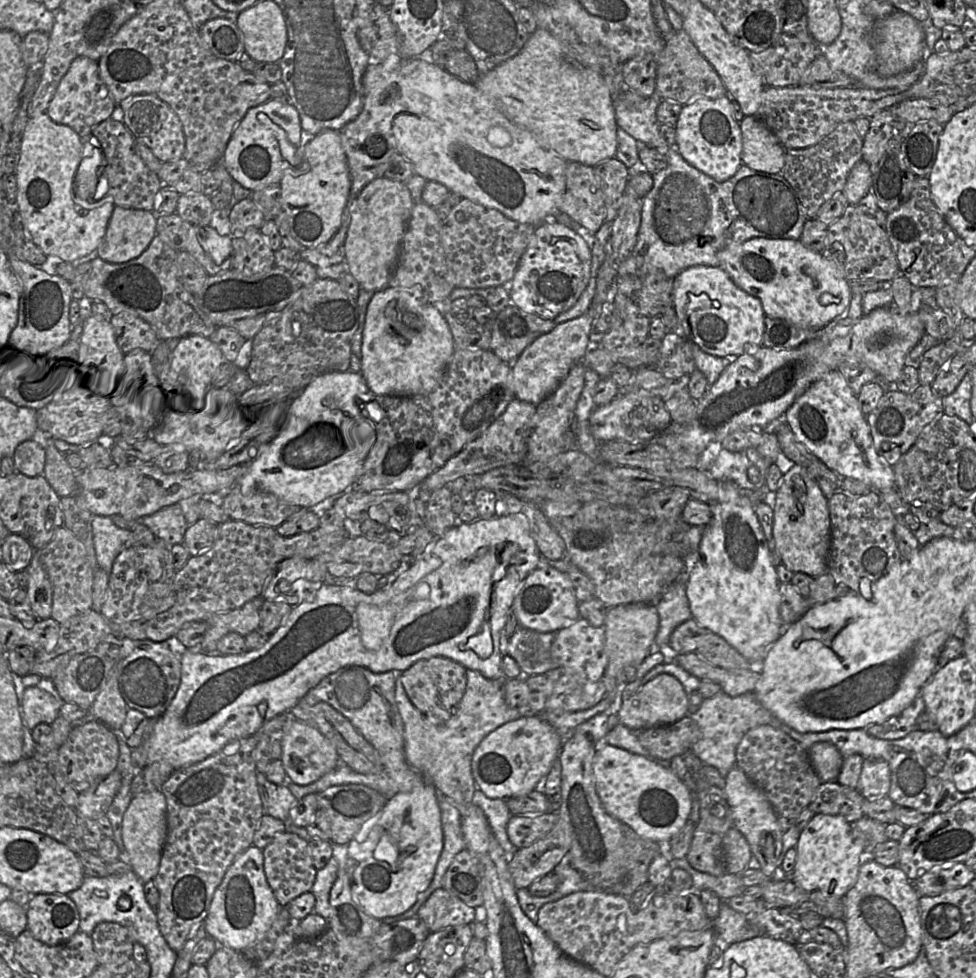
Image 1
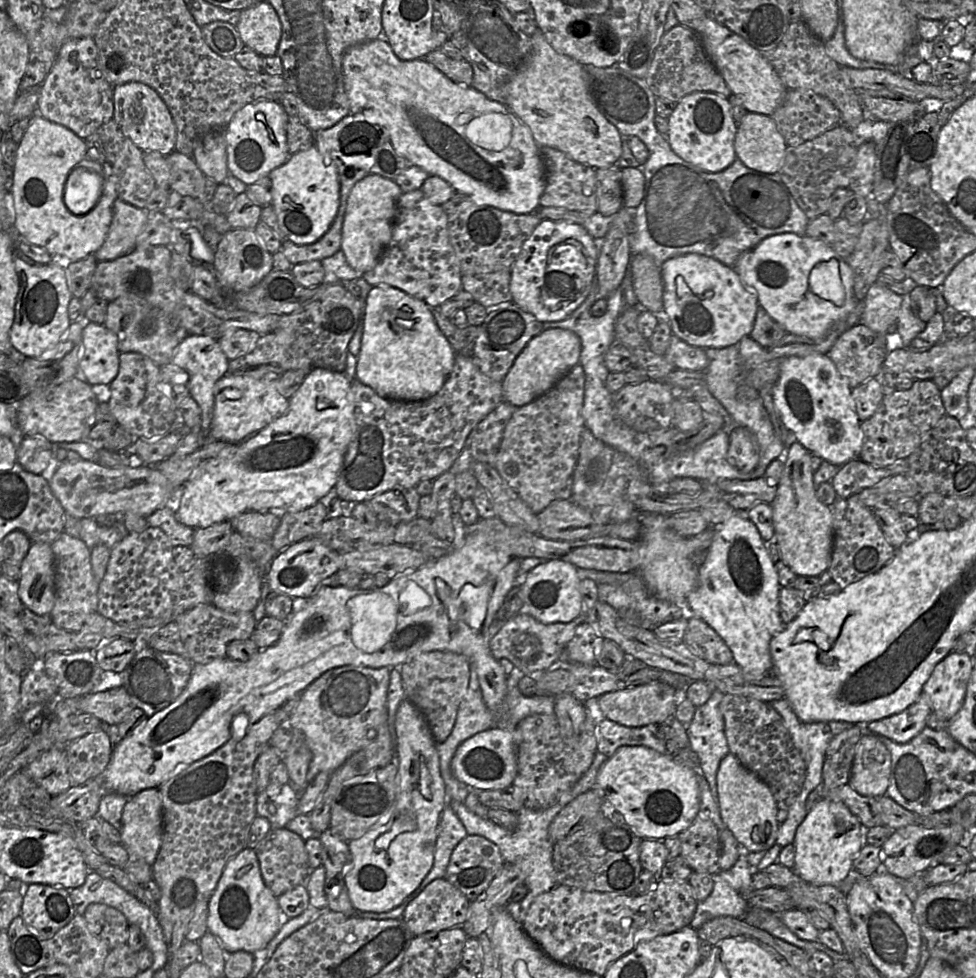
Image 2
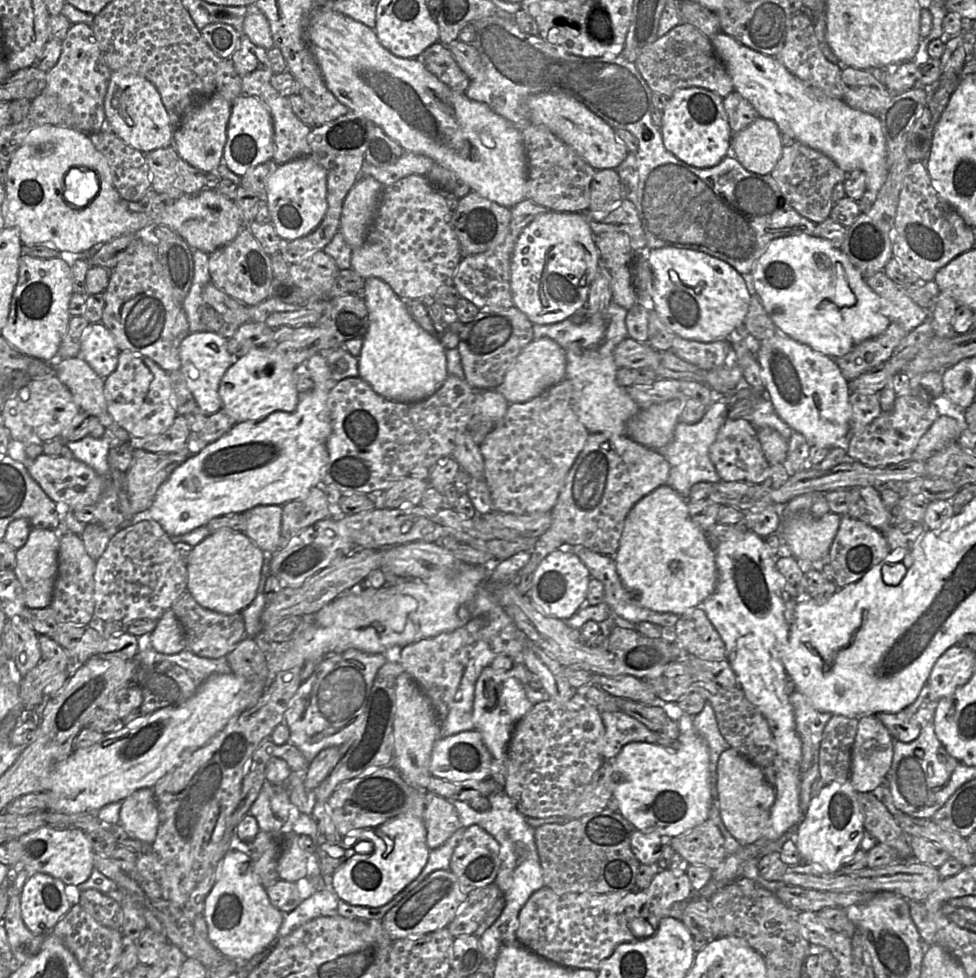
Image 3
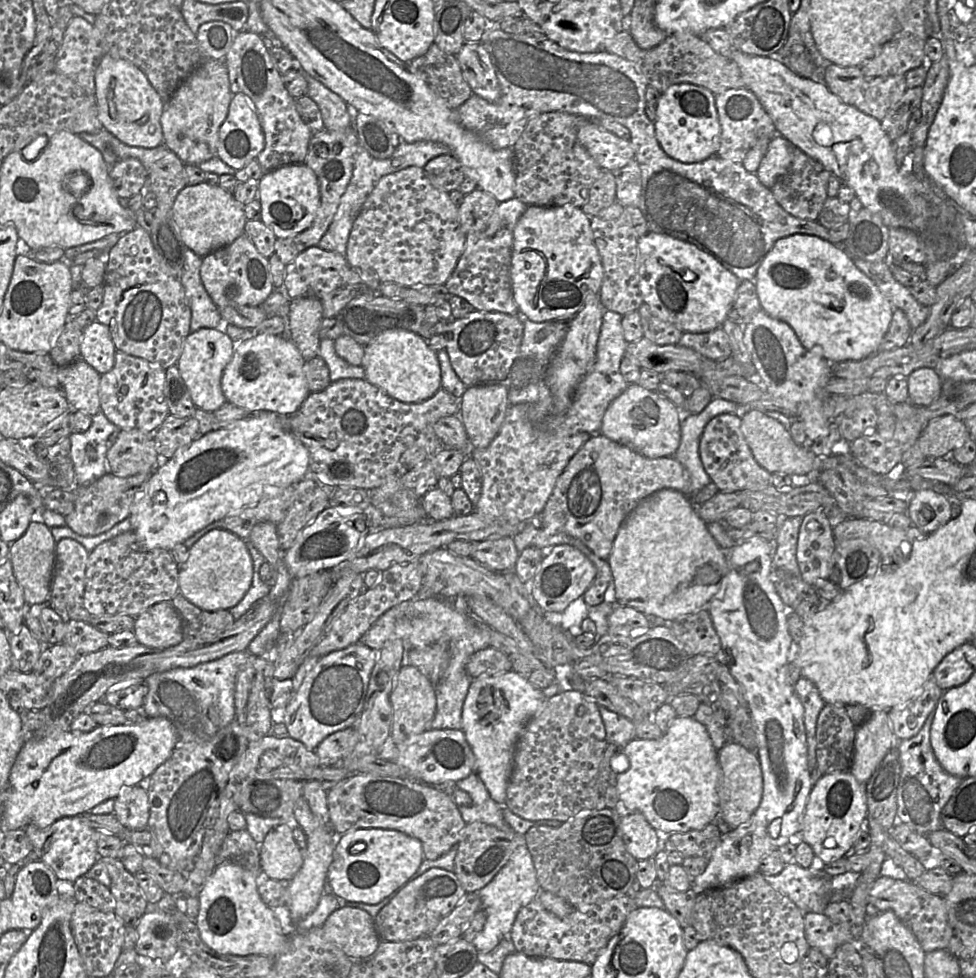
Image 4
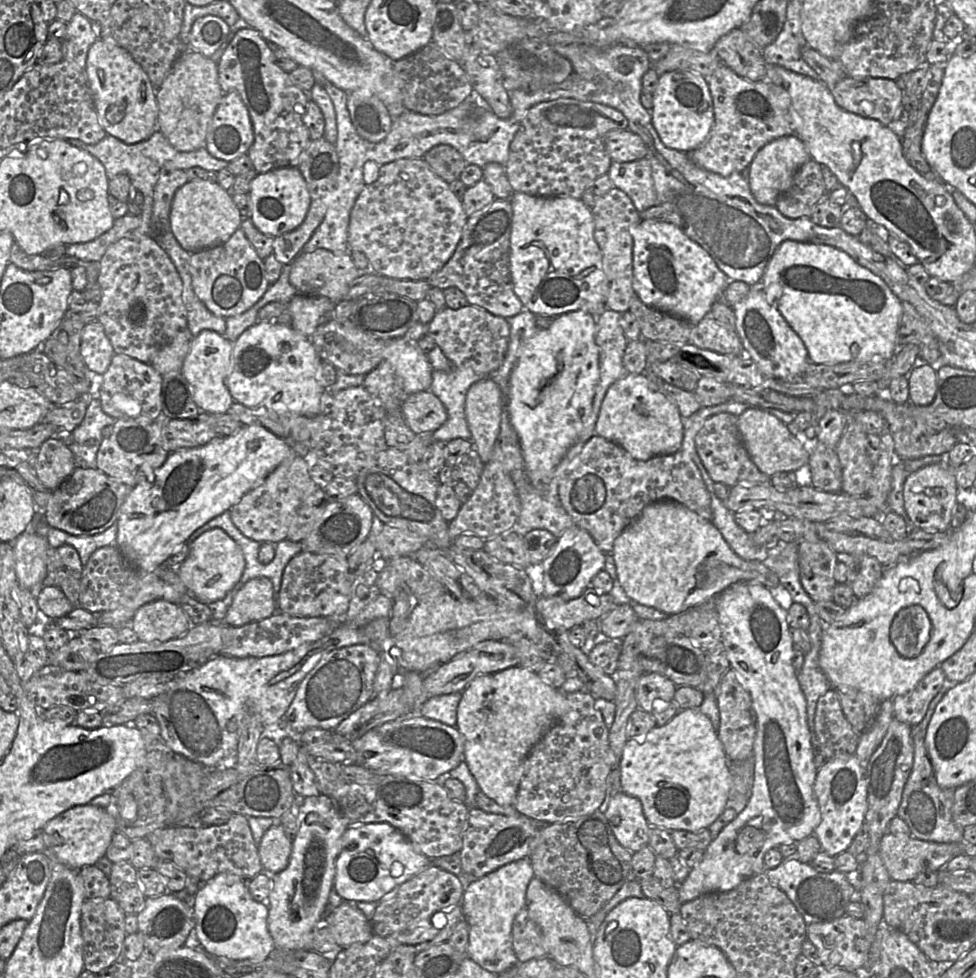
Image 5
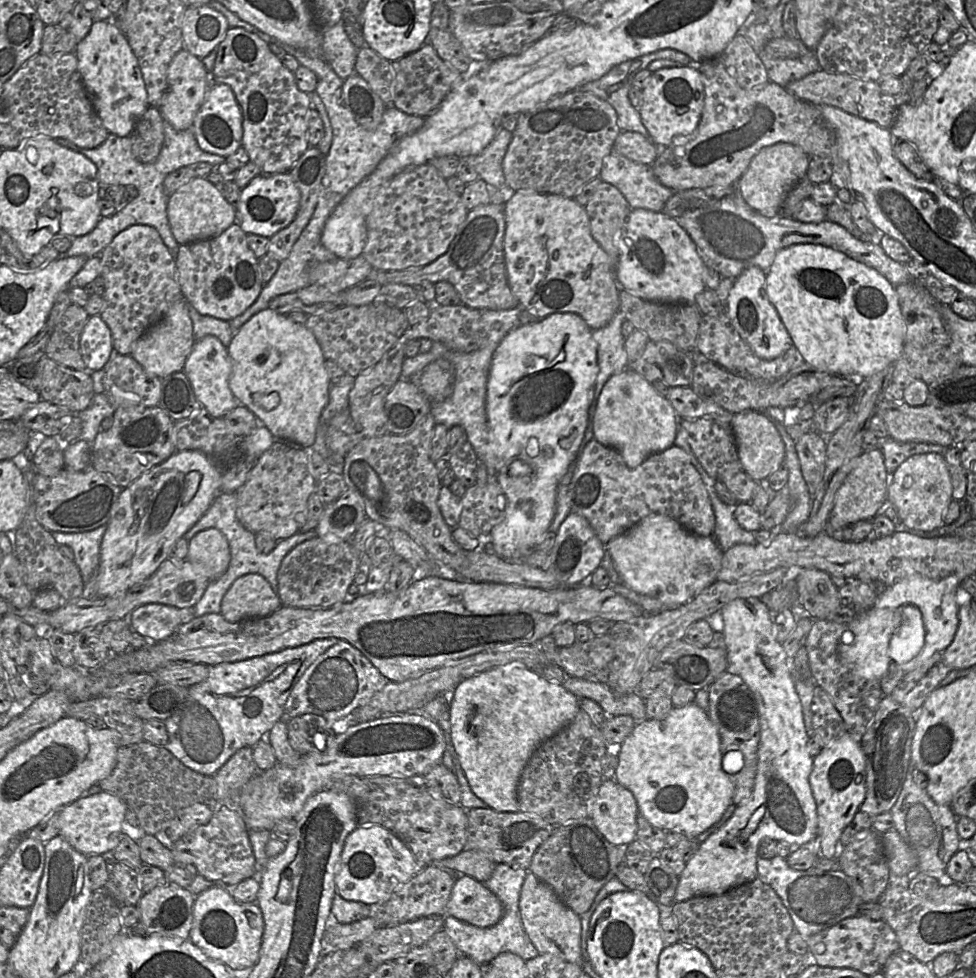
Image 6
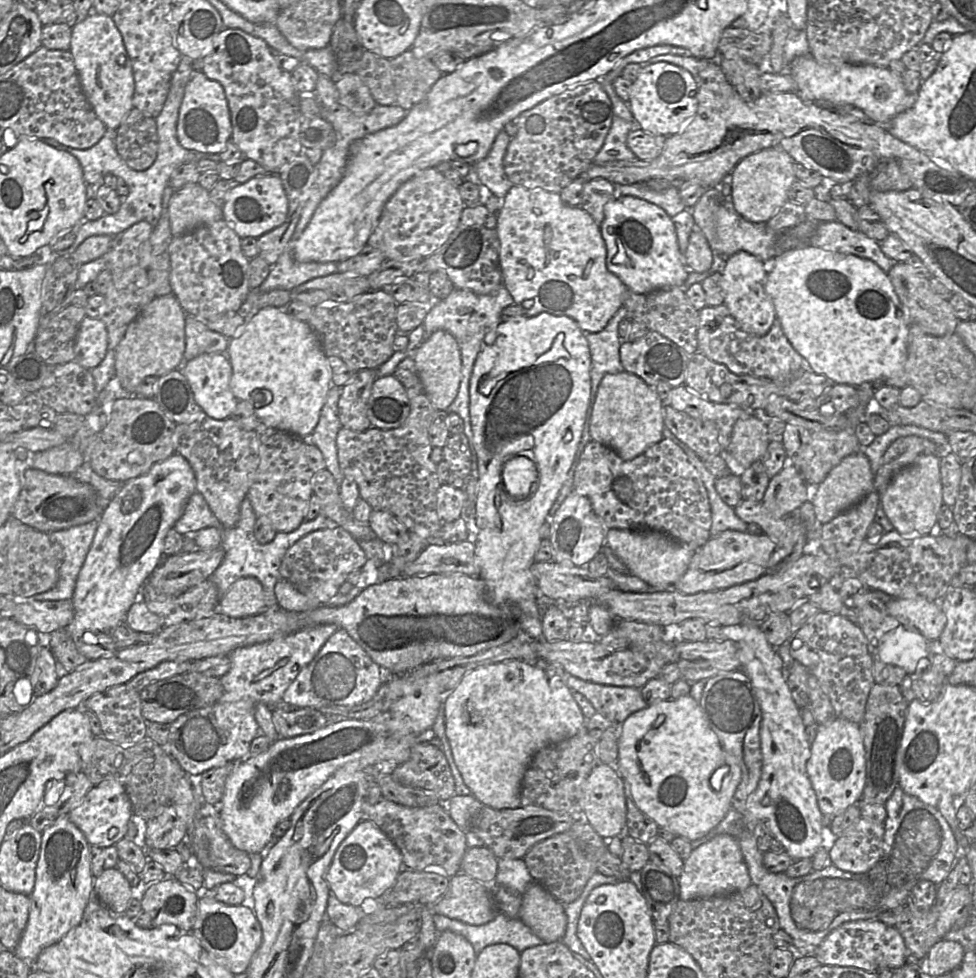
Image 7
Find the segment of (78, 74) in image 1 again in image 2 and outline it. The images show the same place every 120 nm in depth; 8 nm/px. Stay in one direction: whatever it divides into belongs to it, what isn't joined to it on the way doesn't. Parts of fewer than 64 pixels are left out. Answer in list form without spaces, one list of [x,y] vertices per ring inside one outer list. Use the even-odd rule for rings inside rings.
[[[92,37],[67,39],[57,52],[51,71],[39,89],[38,114],[45,119],[61,124],[72,130],[77,136],[86,139],[102,124],[113,119],[114,95],[113,87],[100,68],[100,59],[95,40]]]

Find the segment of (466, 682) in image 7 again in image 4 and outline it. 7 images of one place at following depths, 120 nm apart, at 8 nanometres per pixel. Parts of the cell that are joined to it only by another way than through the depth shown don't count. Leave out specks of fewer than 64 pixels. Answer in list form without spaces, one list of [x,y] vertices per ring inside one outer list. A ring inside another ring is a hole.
[[[513,670],[474,678],[469,686],[462,709],[462,731],[475,756],[476,774],[491,798],[499,804],[505,805],[516,741],[526,723],[545,701],[542,689],[533,686],[528,678]]]

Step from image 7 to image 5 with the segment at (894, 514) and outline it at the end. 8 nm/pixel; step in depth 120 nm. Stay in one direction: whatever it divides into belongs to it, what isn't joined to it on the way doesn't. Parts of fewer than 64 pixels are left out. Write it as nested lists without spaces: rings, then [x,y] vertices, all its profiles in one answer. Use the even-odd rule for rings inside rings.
[[[947,459],[945,465],[931,464],[918,469],[908,475],[903,487],[904,508],[912,523],[925,531],[946,531],[950,528],[953,509],[957,503],[957,485],[952,473],[948,470]]]

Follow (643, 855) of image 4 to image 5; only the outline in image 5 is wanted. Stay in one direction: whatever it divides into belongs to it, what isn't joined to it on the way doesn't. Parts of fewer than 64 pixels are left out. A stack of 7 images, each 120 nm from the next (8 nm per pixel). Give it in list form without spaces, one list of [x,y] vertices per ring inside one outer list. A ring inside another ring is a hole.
[[[620,791],[607,795],[598,809],[604,813],[612,832],[625,849],[636,852],[648,846],[649,826],[640,800]]]

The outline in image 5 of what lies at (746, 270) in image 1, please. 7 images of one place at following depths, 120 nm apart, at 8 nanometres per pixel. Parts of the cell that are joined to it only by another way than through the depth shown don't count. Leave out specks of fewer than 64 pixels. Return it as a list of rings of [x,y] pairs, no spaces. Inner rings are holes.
[[[783,241],[762,277],[767,301],[778,308],[804,342],[809,360],[816,364],[889,360],[897,351],[902,302],[885,281],[859,265],[846,252],[825,244]]]

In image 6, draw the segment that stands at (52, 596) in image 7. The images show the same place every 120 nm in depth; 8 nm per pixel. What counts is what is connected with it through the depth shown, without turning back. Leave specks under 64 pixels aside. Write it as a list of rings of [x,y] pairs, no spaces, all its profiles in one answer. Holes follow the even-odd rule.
[[[106,525],[96,529],[78,532],[51,532],[59,545],[70,547],[74,553],[74,563],[77,565],[84,584],[95,574],[100,559],[100,546],[106,532]]]

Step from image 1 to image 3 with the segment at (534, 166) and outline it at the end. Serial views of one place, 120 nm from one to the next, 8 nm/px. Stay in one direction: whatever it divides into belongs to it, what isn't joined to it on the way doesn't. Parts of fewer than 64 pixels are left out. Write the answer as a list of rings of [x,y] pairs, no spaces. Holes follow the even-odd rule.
[[[323,6],[316,9],[312,13],[308,20],[306,28],[306,40],[308,47],[319,66],[326,87],[341,103],[347,106],[350,111],[347,114],[337,118],[336,120],[333,120],[321,126],[312,127],[308,135],[308,144],[311,148],[310,156],[313,157],[326,170],[327,173],[328,207],[323,220],[321,221],[319,226],[310,234],[294,240],[286,240],[281,238],[279,244],[279,252],[283,255],[289,265],[301,263],[311,257],[314,253],[323,250],[325,246],[333,239],[334,235],[340,230],[340,218],[344,200],[350,189],[356,184],[358,179],[360,179],[361,167],[365,161],[368,121],[371,121],[372,123],[380,126],[383,131],[390,138],[398,142],[405,151],[424,155],[431,158],[432,160],[434,160],[435,163],[452,171],[456,175],[458,181],[465,182],[470,186],[471,190],[479,193],[481,196],[487,198],[490,201],[493,201],[501,206],[511,209],[513,206],[526,199],[528,166],[522,139],[522,128],[516,126],[509,120],[494,112],[487,104],[469,99],[468,97],[466,97],[465,92],[460,93],[452,90],[446,84],[441,82],[435,75],[430,73],[417,59],[400,58],[393,55],[380,44],[373,29],[369,28],[368,26],[364,25],[359,21],[353,20],[348,16],[334,11],[330,7]]]

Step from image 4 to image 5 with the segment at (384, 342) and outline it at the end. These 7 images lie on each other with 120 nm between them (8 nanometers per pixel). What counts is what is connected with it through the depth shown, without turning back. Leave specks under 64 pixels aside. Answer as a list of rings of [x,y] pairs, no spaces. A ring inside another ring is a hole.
[[[403,337],[389,341],[383,358],[393,366],[405,395],[430,389],[434,369],[415,342]]]

